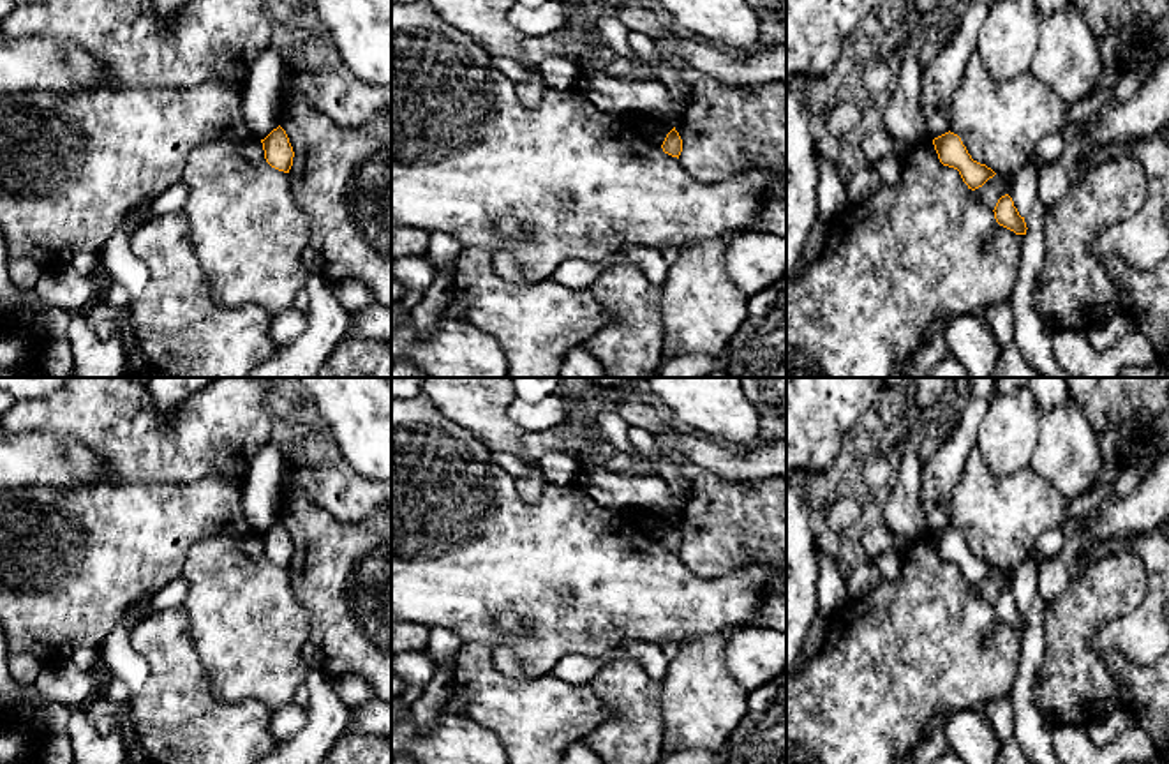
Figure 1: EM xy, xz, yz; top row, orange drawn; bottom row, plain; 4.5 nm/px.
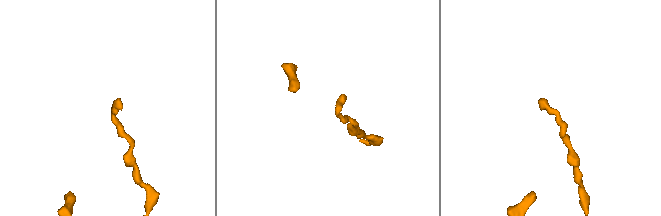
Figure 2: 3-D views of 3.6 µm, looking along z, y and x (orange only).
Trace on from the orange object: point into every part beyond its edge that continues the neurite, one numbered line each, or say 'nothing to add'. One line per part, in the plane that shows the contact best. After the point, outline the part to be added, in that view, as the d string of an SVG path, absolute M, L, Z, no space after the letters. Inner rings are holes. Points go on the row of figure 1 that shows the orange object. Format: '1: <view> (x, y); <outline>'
nothing to add

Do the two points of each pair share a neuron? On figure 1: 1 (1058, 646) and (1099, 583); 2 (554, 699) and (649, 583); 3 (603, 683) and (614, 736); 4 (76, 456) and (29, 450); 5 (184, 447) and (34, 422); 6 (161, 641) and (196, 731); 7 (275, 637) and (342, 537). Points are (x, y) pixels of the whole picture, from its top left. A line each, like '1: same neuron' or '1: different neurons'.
1: same neuron
2: different neurons
3: same neuron
4: same neuron
5: same neuron
6: same neuron
7: different neurons

